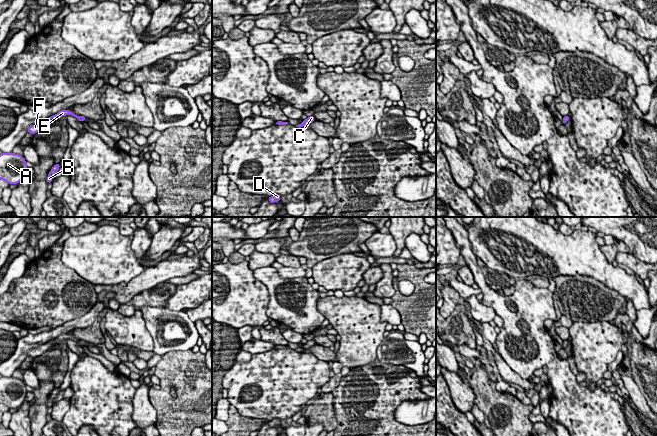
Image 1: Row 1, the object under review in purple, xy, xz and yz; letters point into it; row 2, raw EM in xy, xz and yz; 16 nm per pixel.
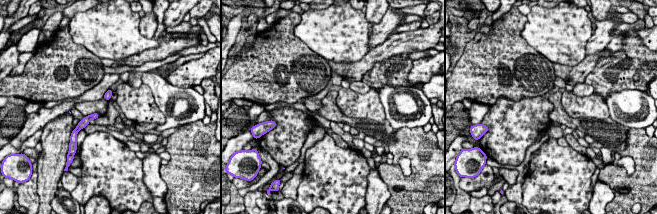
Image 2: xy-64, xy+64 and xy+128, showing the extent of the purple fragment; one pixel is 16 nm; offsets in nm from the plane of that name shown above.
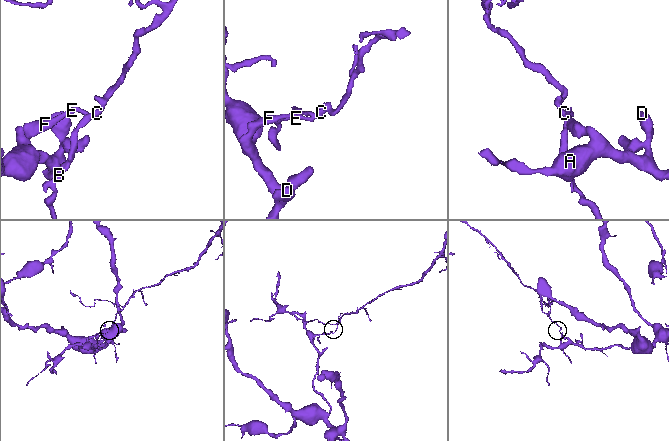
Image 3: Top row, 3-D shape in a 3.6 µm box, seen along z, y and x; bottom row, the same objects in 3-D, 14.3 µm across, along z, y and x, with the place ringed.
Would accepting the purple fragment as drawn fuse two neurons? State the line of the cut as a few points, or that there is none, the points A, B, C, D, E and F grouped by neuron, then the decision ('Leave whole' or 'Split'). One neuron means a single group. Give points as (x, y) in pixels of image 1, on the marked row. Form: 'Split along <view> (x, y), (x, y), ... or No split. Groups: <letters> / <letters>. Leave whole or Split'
Split along xy (79, 116), (78, 119). Groups: A D E F / B C. Split

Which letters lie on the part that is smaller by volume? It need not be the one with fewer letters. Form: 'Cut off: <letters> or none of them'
Cut off: B, C

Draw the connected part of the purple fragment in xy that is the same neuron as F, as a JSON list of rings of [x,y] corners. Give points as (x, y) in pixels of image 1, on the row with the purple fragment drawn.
[[[61,110],[57,114],[35,124],[27,128],[27,133],[35,134],[39,131],[41,131],[43,128],[47,127],[50,125],[54,120],[56,120],[59,117],[66,116],[66,115],[71,115],[77,119],[79,119],[79,116],[72,113],[70,110]]]

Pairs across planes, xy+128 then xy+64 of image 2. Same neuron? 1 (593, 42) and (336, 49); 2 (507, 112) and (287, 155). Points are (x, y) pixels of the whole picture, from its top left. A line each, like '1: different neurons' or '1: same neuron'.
1: different neurons
2: same neuron

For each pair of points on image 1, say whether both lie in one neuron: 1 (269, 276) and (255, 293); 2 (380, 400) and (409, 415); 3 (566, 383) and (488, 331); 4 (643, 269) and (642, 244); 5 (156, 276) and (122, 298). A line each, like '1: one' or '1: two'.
1: two
2: two
3: two
4: two
5: one

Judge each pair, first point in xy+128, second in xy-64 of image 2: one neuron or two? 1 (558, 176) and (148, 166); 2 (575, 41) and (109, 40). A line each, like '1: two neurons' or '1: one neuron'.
1: two neurons
2: one neuron

